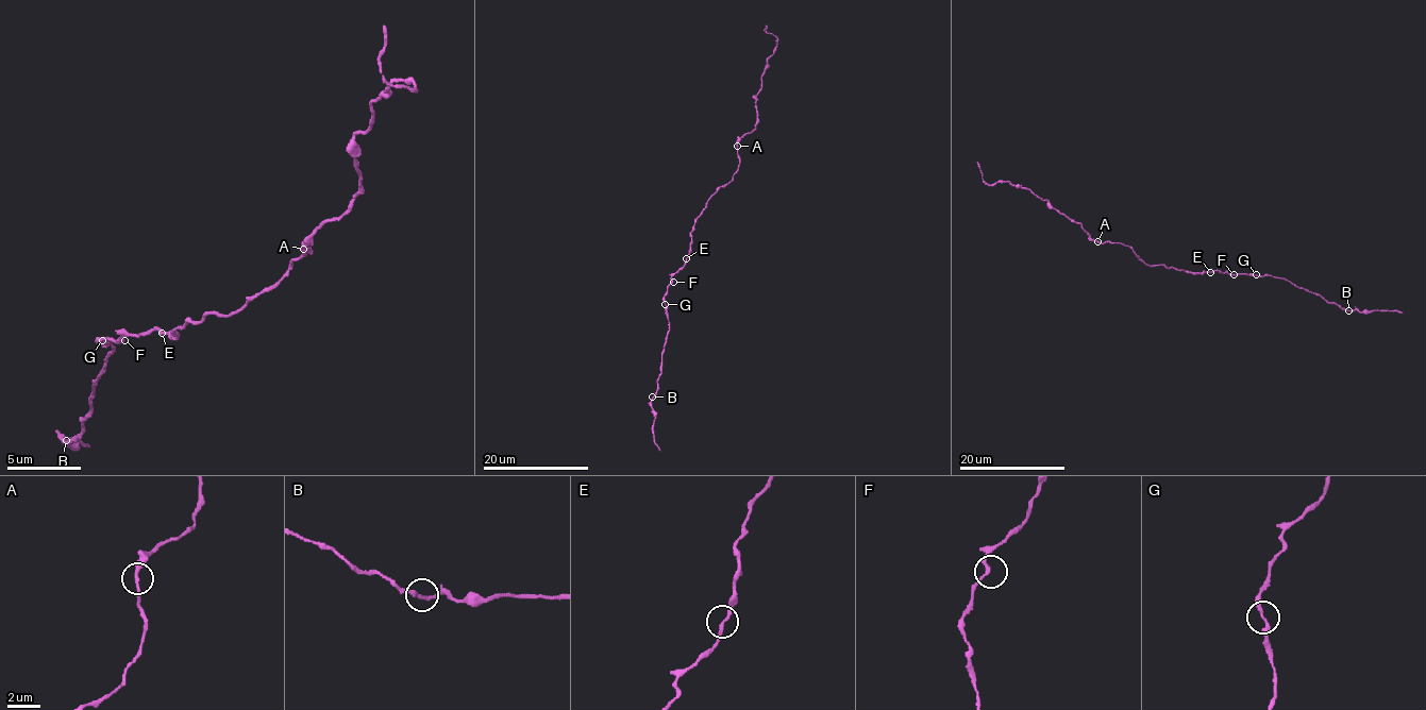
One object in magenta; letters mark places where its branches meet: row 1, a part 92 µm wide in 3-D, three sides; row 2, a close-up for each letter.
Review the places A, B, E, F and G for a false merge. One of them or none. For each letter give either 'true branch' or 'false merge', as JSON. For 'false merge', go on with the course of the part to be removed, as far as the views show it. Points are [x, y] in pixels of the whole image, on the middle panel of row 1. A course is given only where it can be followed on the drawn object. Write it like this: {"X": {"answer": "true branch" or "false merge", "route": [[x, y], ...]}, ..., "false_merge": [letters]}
{"A": {"answer": "true branch"}, "B": {"answer": "true branch"}, "E": {"answer": "true branch"}, "F": {"answer": "true branch"}, "G": {"answer": "true branch"}, "false_merge": []}

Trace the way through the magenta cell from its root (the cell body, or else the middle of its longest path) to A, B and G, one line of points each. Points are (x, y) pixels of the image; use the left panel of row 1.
A: (202, 318), (236, 315), (258, 292), (269, 288), (291, 266), (291, 259), (309, 252), (302, 248)
B: (202, 318), (173, 337), (147, 330), (99, 340), (114, 351), (95, 381), (91, 410), (77, 436), (66, 440)
G: (202, 318), (180, 325), (173, 337), (147, 330), (129, 333), (121, 340), (102, 340)

